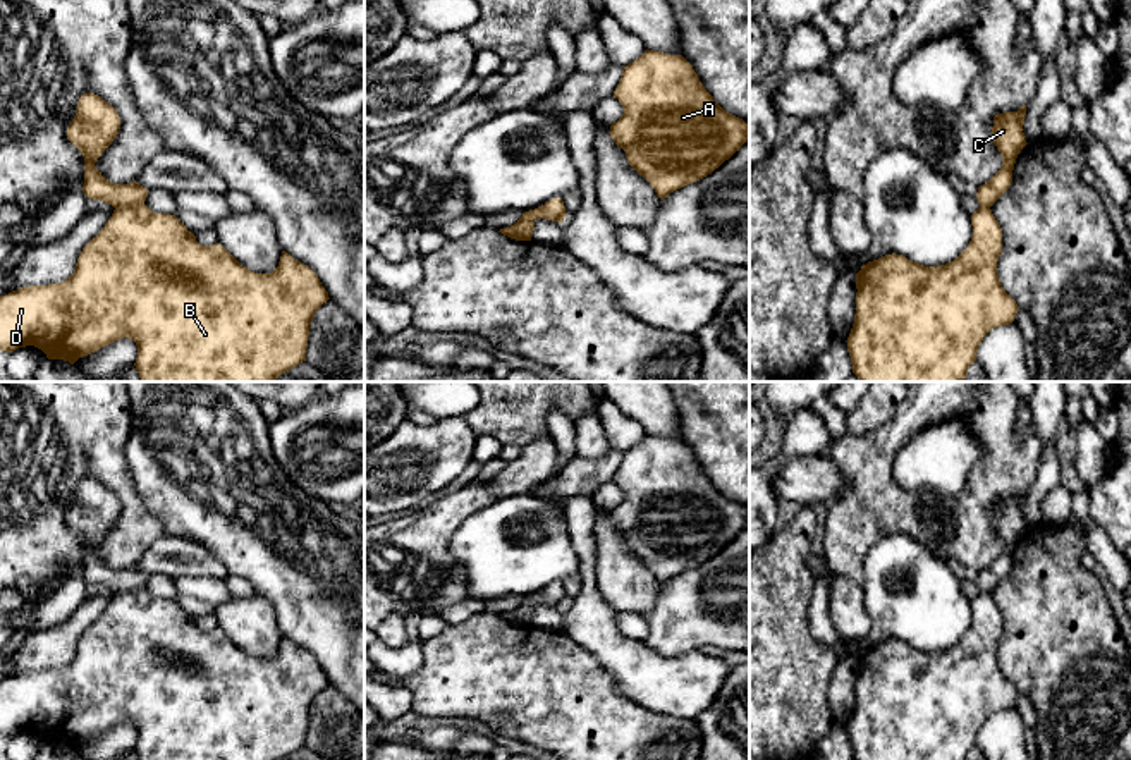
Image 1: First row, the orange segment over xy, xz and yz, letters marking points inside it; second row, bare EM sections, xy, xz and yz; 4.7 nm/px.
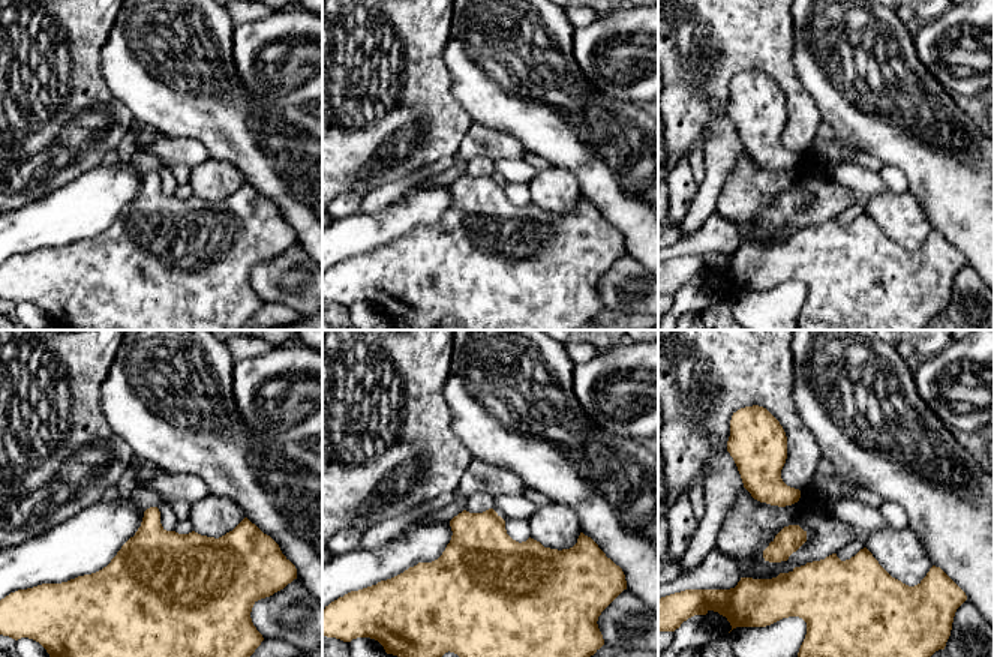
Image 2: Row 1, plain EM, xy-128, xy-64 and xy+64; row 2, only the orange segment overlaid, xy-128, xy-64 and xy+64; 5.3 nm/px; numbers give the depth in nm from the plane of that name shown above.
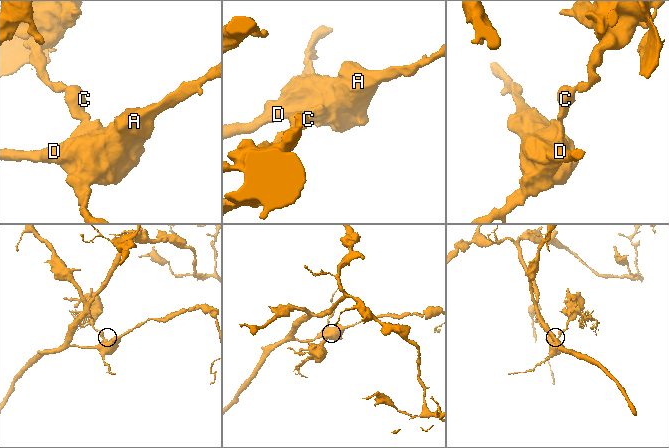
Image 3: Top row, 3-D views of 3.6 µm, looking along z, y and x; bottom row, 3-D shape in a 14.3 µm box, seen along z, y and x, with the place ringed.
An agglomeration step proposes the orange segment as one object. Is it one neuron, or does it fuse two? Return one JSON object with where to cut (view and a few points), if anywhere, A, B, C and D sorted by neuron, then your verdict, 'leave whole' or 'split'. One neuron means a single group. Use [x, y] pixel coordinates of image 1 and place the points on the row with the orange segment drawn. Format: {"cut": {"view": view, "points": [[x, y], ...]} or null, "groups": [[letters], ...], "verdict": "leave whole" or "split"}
{"cut": {"view": "xy", "points": [[143, 202], [116, 208]]}, "groups": [["A", "B", "D"], ["C"]], "verdict": "split"}

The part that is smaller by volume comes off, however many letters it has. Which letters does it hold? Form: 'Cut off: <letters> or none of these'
Cut off: C

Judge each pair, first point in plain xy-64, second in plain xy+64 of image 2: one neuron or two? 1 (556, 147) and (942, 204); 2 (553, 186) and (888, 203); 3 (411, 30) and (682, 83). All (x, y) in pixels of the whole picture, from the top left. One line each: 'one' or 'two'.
1: one
2: one
3: one

